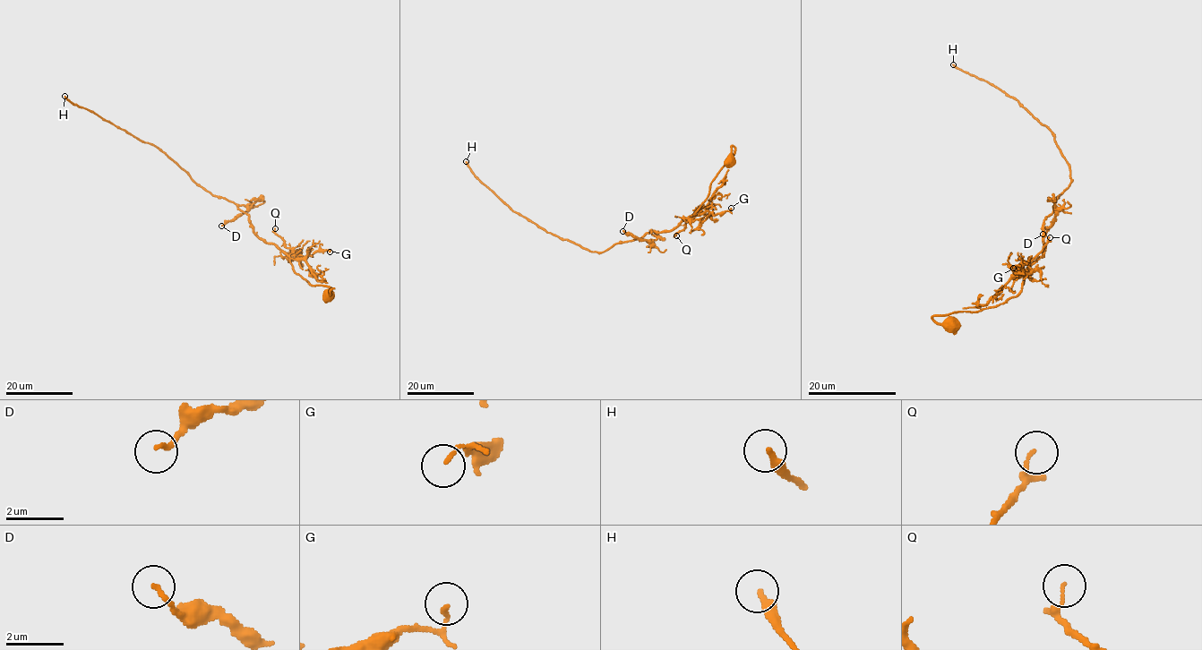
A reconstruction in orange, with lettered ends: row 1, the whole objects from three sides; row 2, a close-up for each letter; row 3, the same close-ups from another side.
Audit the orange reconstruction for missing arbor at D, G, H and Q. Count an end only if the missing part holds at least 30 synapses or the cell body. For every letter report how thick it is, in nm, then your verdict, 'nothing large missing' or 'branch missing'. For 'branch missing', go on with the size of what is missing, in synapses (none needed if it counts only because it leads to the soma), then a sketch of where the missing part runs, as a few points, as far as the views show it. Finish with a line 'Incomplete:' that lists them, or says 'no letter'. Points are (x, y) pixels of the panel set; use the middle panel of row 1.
D: 150 nm | nothing large missing
G: 120 nm | nothing large missing
H: 280 nm | branch missing | 60 syn | (466, 161), (463, 147), (434, 102), (429, 87), (418, 70), (423, 65), (442, 66)
Q: 100 nm | nothing large missing
Incomplete: H

